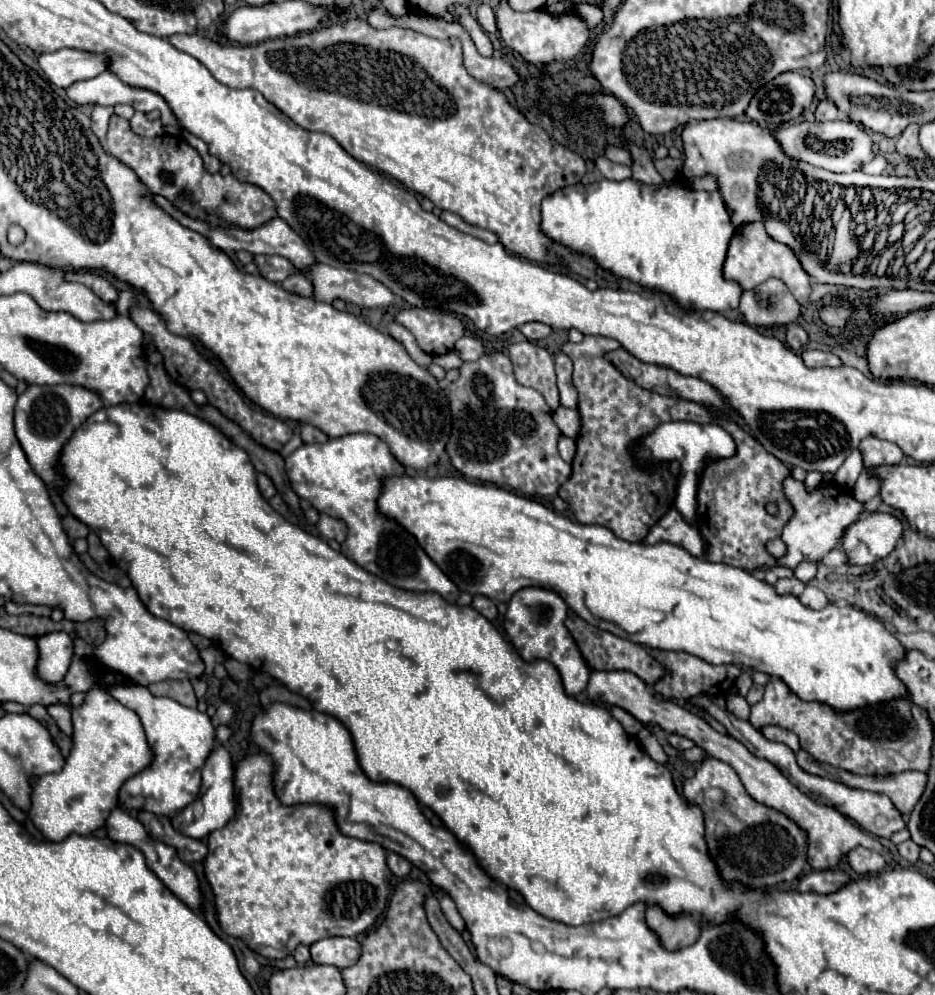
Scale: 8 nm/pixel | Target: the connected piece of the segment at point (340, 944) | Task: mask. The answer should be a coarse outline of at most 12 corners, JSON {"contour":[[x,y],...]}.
{"contour":[[325,938],[311,946],[315,964],[349,968],[361,956],[355,938]]}

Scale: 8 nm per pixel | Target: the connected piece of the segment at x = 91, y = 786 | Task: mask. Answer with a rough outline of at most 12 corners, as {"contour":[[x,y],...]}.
{"contour":[[91,688],[59,774],[31,778],[47,838],[89,836],[153,762],[139,716]]}

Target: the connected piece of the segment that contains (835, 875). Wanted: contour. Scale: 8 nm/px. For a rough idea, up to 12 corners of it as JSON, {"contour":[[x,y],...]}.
{"contour":[[841,870],[811,872],[799,892],[831,894],[847,882]]}

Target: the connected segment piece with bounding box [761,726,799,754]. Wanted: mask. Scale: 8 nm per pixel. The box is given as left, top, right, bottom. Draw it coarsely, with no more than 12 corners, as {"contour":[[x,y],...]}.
{"contour":[[763,728],[767,740],[789,746],[799,752],[799,740],[793,732],[777,728]]}

